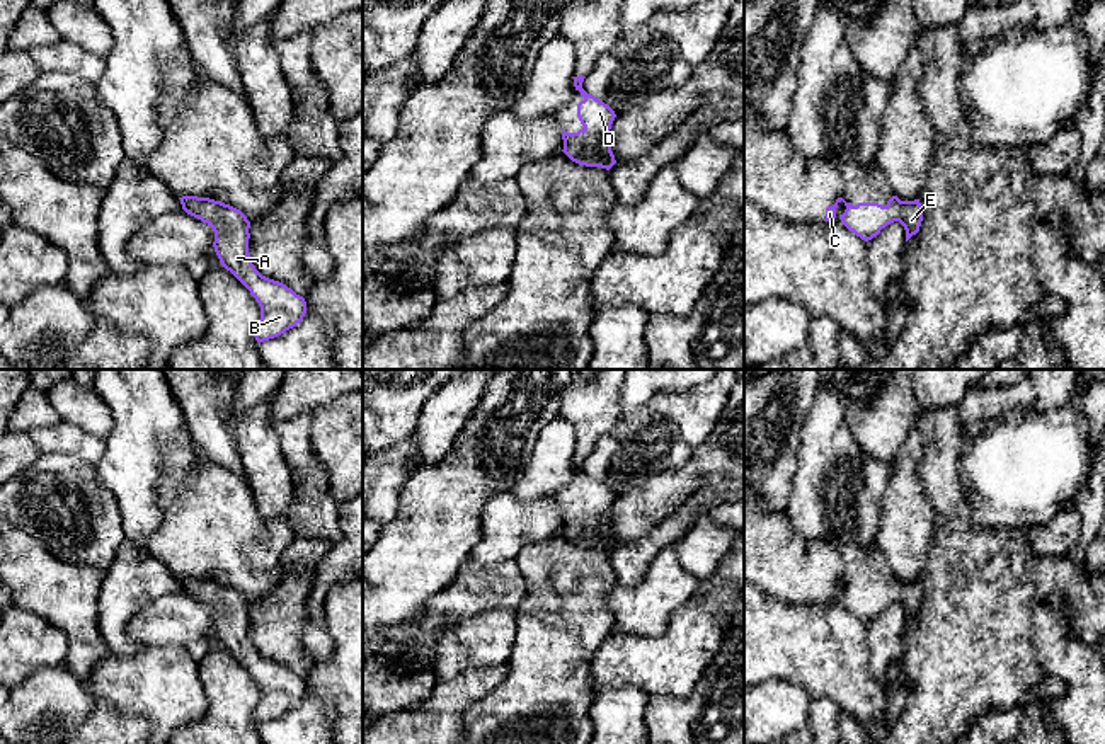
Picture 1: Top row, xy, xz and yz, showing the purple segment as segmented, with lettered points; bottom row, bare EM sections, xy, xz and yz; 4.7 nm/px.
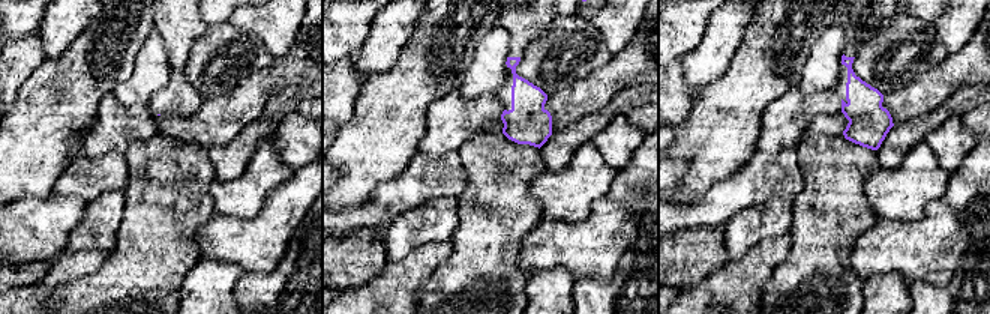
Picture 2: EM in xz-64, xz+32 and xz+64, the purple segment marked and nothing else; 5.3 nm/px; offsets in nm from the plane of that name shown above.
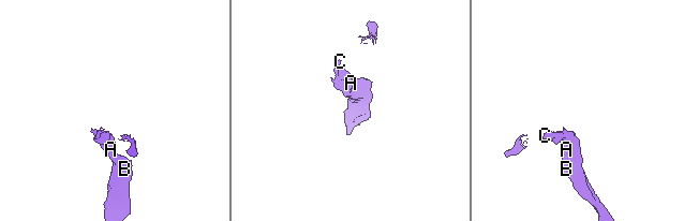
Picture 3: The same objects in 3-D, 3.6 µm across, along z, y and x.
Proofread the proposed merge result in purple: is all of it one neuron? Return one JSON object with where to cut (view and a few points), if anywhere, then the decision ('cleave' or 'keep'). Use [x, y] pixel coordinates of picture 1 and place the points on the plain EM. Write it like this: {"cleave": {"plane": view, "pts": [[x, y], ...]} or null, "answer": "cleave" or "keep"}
{"cleave": null, "answer": "keep"}

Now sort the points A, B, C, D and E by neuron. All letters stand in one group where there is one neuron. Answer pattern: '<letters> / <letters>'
A B C D E

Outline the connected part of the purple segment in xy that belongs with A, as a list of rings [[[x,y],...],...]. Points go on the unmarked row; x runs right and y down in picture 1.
[[[198,577],[179,579],[182,591],[208,604],[215,613],[215,633],[221,647],[230,652],[255,679],[261,701],[254,712],[255,722],[274,720],[300,705],[306,695],[306,683],[286,666],[262,657],[249,637],[247,598],[221,582]]]

